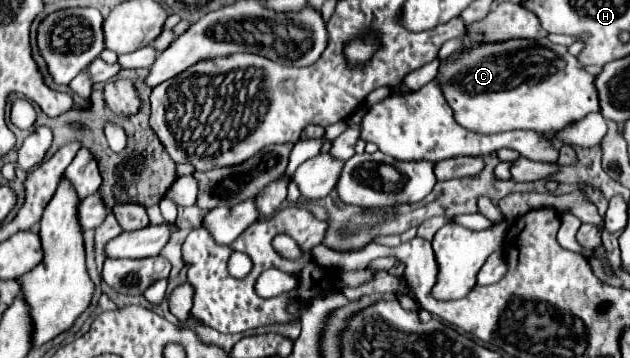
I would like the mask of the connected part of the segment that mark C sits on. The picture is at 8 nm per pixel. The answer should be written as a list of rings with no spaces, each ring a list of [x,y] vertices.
[[[548,38],[508,40],[500,44],[482,44],[470,48],[462,54],[456,54],[454,60],[442,60],[438,80],[446,100],[454,110],[458,124],[480,134],[498,134],[518,128],[538,132],[560,132],[562,128],[566,128],[566,124],[574,124],[574,120],[580,120],[590,112],[600,112],[598,90],[594,88],[596,74],[586,72],[578,58],[572,56],[566,46],[552,44]]]

